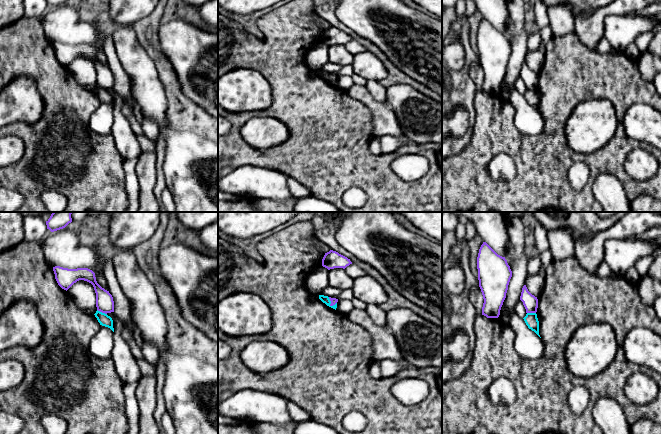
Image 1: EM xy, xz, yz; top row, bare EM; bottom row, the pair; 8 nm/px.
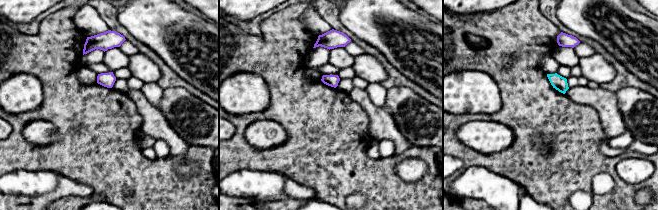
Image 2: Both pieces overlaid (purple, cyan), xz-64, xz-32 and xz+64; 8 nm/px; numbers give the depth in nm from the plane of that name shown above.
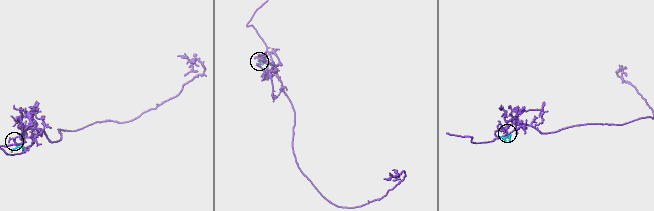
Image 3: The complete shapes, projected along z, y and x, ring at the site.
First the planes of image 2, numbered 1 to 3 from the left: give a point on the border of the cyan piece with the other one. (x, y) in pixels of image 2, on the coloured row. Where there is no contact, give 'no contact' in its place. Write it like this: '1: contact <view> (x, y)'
1: no contact
2: no contact
3: no contact

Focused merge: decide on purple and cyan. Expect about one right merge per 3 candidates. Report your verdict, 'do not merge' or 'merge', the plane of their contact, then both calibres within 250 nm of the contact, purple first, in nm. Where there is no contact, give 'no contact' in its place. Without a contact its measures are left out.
do not merge; meets purple in xy; 140 nm thick on the purple side, 90 nm on the other

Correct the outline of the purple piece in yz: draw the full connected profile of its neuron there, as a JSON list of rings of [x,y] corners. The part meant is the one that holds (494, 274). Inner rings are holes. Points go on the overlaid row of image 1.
[[[483,242],[477,257],[479,287],[484,303],[482,315],[498,318],[506,298],[512,271],[505,257],[498,255],[486,242]]]

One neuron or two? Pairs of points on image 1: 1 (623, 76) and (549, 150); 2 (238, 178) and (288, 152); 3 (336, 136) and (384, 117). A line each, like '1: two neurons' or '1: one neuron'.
1: one neuron
2: two neurons
3: two neurons

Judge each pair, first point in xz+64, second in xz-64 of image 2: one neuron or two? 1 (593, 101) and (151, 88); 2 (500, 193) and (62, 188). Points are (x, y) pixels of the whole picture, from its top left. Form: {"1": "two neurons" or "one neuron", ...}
{"1": "two neurons", "2": "two neurons"}

